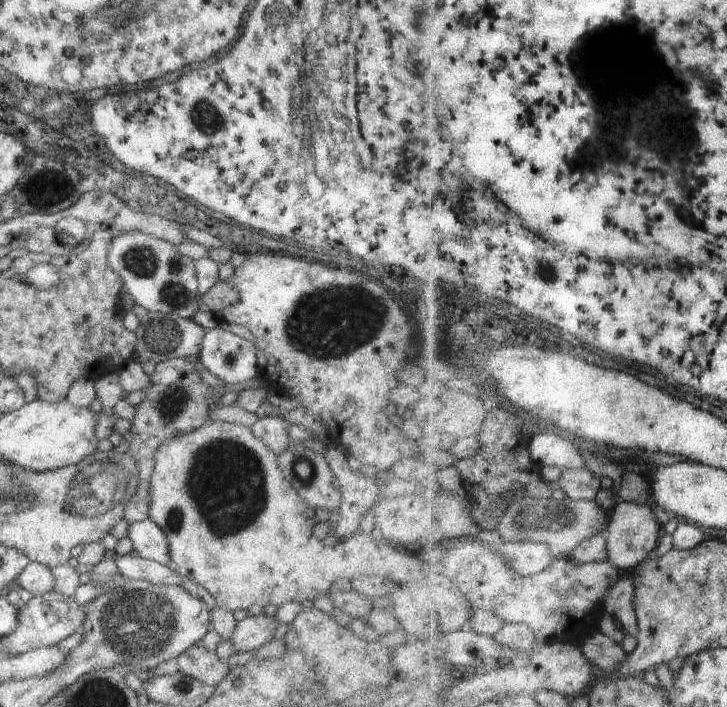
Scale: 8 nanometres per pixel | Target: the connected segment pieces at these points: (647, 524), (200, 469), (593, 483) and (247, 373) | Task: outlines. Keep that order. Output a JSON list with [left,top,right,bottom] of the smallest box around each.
[[607,501,664,571],[150,421,412,611],[558,468,602,501],[197,327,260,385]]

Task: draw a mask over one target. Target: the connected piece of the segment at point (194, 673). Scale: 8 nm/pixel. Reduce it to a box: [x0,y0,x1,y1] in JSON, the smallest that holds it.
[173,643,229,686]

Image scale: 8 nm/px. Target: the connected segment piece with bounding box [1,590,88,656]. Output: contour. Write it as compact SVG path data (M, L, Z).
M56 590L21 602L18 605L18 628L12 634L8 634L8 638L1 638L2 648L10 656L14 656L36 648L58 645L64 638L83 630L87 609L80 608L73 597L64 598Z

